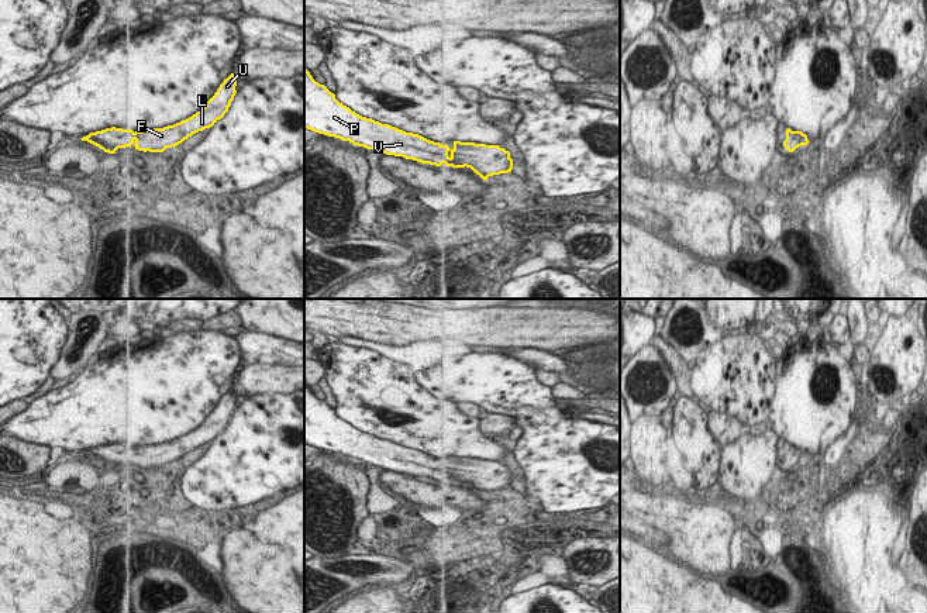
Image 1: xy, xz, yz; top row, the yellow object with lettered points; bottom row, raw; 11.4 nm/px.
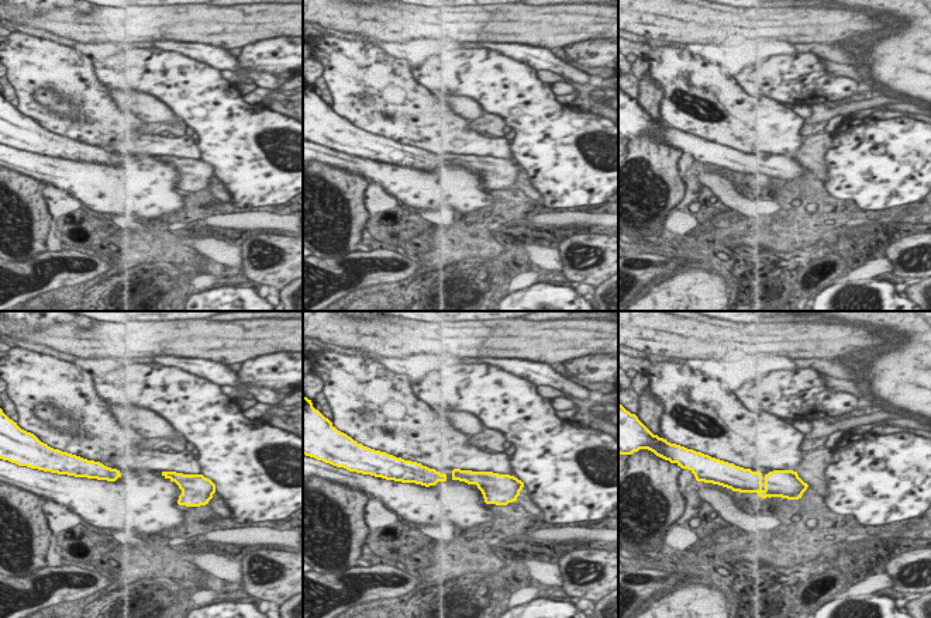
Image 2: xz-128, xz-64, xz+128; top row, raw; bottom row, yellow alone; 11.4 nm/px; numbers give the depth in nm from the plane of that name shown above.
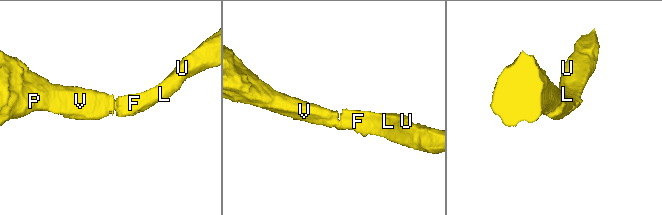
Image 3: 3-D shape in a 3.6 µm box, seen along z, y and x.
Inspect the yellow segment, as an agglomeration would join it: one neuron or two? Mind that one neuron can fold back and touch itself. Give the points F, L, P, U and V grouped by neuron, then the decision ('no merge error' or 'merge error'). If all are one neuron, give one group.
F L P U V | no merge error

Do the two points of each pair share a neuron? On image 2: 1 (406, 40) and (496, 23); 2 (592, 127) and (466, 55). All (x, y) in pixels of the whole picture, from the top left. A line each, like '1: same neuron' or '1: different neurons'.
1: same neuron
2: same neuron

